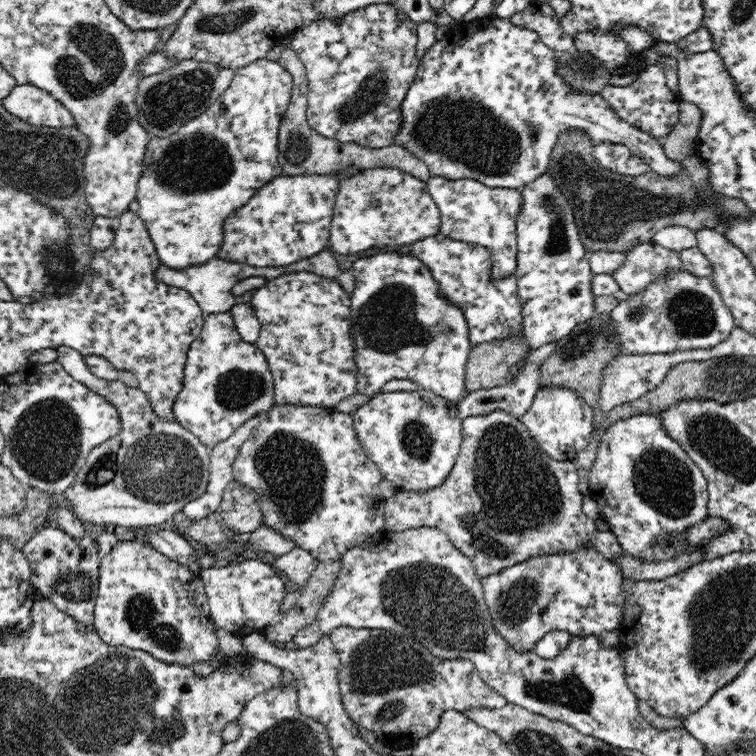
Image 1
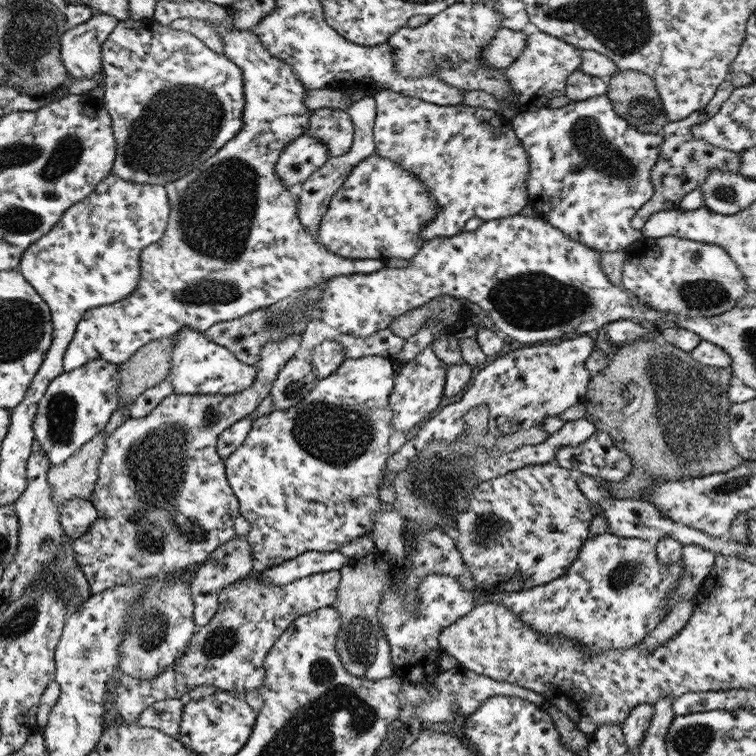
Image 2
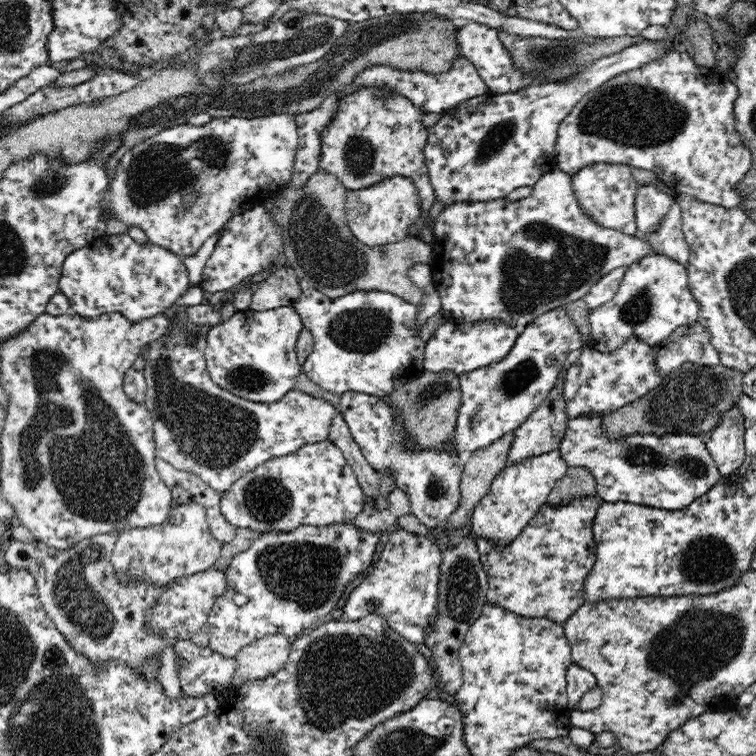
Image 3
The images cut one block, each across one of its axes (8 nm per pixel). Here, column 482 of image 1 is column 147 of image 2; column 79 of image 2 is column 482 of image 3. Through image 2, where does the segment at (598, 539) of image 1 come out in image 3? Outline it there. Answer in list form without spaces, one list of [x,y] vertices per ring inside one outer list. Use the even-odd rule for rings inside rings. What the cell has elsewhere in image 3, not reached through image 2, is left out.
[[[596,494],[576,498],[566,506],[544,504],[528,522],[528,526],[522,529],[520,536],[508,542],[508,546],[496,546],[485,538],[475,537],[480,563],[488,578],[487,602],[528,618],[547,618],[560,623],[568,620],[586,603],[582,590],[596,560],[592,524],[602,501]]]

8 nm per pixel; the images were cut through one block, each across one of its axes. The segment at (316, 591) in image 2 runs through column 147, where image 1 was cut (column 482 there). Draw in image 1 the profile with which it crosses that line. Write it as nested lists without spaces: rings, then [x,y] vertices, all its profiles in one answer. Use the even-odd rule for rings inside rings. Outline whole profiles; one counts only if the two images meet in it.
[[[349,626],[334,629],[328,637],[341,660],[338,684],[346,714],[393,750],[411,748],[420,738],[432,734],[447,710],[478,706],[496,710],[508,703],[483,681],[472,661],[436,658],[412,637]]]

